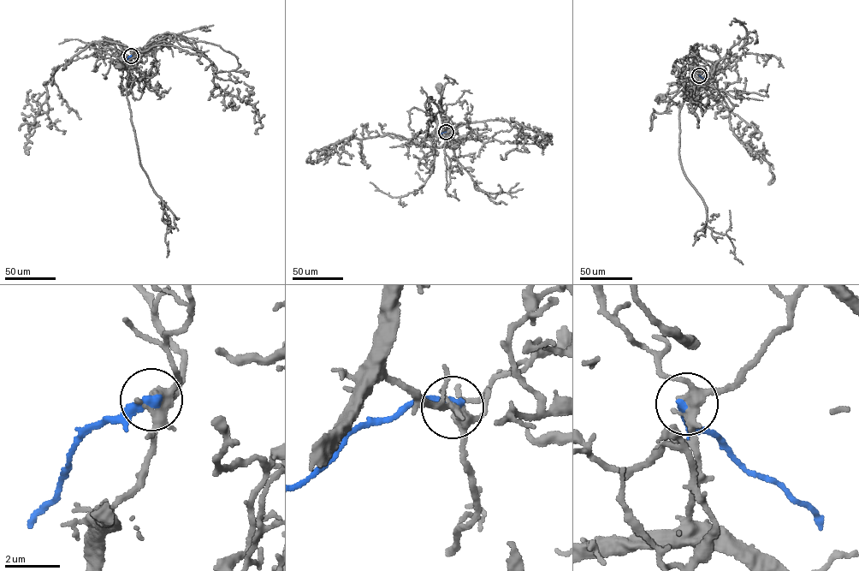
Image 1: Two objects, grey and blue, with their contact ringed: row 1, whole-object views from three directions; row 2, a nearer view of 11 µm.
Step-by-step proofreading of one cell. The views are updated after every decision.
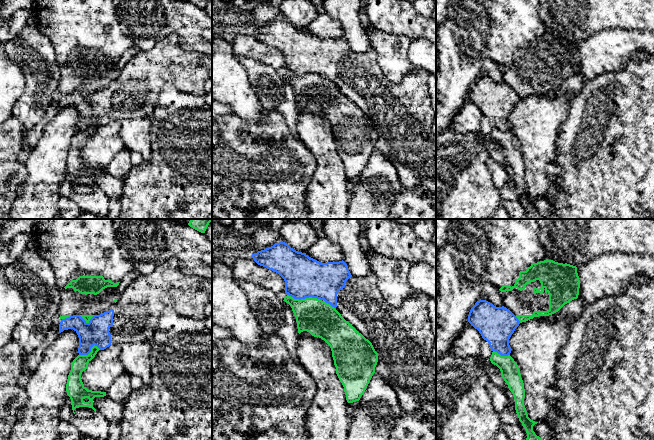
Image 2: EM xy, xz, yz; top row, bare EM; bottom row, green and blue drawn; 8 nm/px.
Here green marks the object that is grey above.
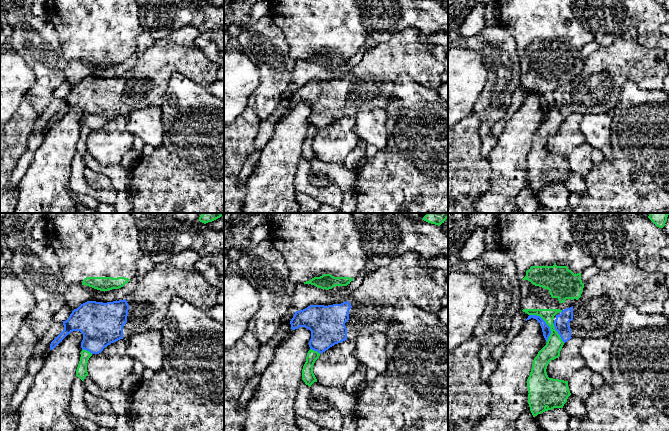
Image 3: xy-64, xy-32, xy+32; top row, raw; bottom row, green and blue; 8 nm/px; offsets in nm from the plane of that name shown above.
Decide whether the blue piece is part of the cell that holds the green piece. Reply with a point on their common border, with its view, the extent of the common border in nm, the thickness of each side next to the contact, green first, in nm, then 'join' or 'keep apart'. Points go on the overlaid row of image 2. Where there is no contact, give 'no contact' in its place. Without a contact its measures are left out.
xz (305, 298) | 280 nm | 280/320 nm | keep apart

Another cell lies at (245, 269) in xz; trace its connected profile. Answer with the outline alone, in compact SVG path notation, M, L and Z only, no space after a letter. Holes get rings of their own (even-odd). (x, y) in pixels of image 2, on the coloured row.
M252 257L235 259L230 262L235 281L257 283L278 295L285 292L285 281L276 272L258 265Z

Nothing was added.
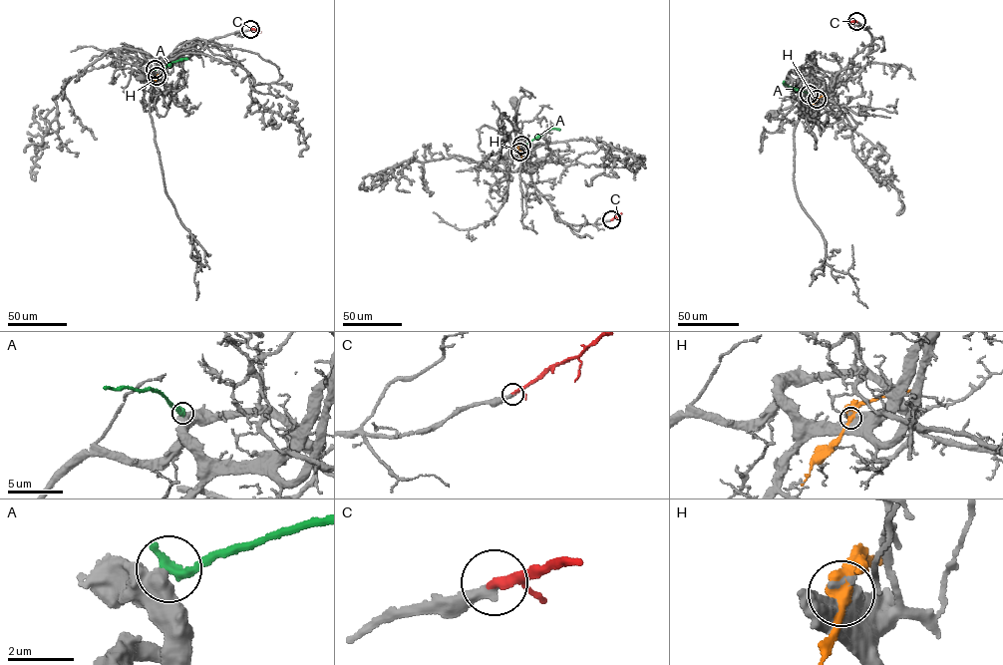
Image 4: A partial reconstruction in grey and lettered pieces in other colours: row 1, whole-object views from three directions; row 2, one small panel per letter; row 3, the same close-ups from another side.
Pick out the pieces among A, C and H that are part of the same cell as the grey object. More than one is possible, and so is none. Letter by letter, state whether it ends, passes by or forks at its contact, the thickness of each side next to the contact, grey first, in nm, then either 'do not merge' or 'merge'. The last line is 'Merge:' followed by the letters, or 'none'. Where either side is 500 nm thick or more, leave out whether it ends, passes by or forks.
A: 800/320 nm | do not merge
C: it passes by | 320/180 nm | merge
H: 850/500 nm | do not merge
Merge: C

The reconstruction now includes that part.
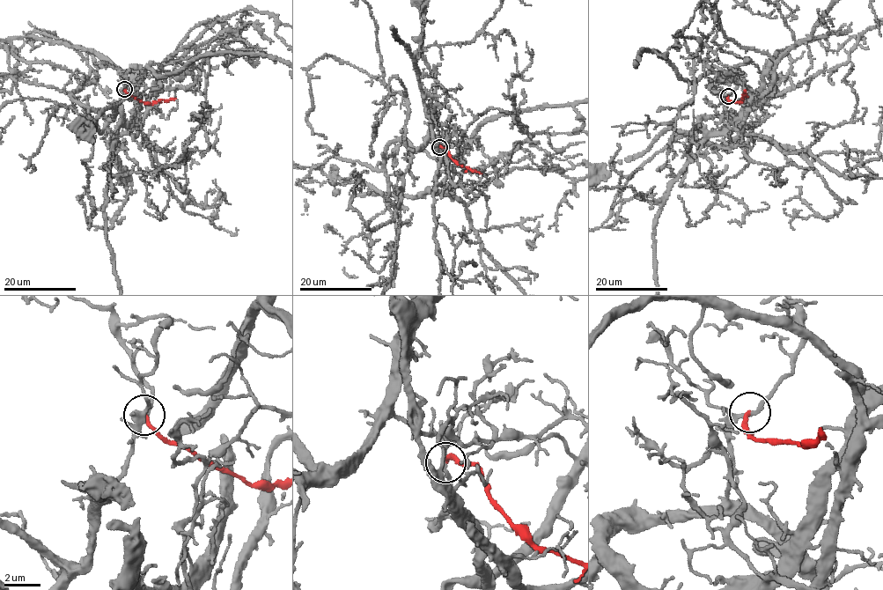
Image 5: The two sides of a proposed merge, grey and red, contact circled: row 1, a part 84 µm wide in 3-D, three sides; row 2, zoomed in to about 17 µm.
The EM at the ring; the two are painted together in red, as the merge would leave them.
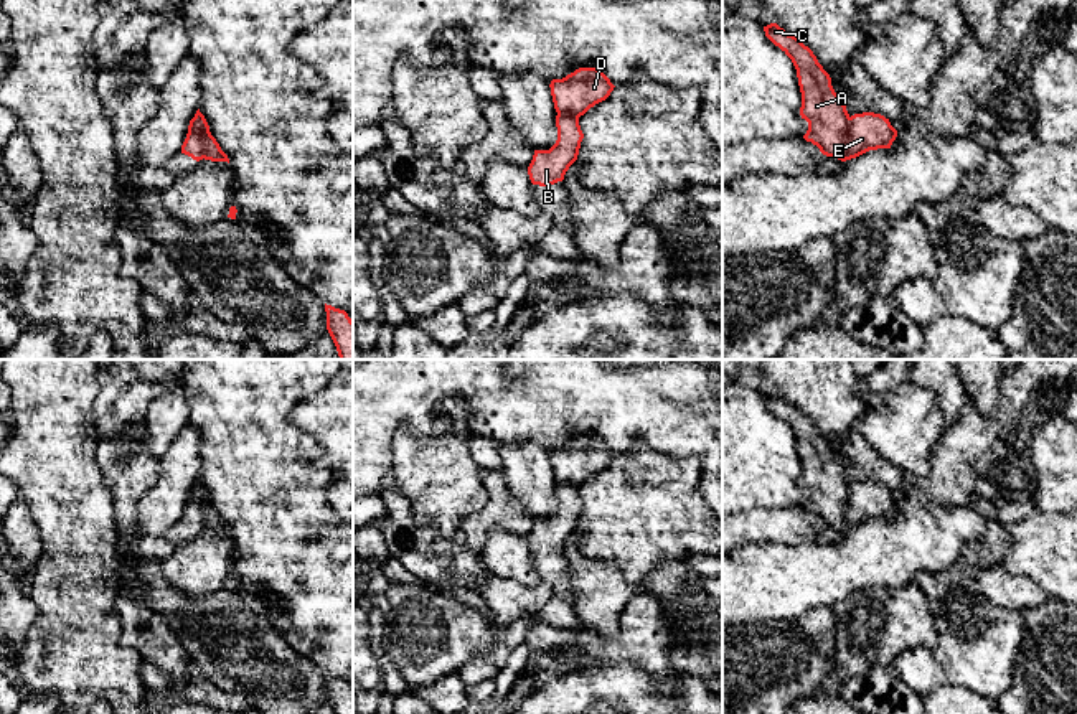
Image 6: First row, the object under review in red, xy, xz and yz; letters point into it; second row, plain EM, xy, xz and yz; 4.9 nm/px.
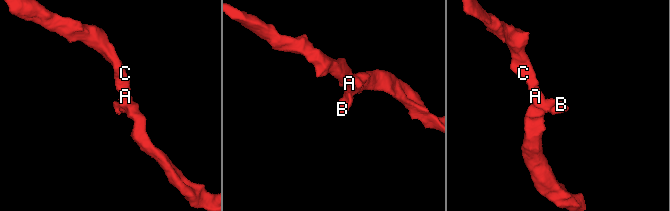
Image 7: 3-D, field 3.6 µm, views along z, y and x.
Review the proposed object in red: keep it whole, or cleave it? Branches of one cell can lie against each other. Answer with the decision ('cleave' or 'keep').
cleave

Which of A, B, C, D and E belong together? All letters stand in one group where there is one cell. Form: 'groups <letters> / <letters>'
groups A C D / B E

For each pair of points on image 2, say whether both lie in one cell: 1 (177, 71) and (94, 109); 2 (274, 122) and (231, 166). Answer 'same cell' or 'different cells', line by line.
1: same cell
2: same cell

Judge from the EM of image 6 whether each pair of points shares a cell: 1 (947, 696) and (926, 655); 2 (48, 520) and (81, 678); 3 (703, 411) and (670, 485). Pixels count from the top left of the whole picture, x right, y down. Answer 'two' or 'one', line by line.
1: two
2: one
3: two

